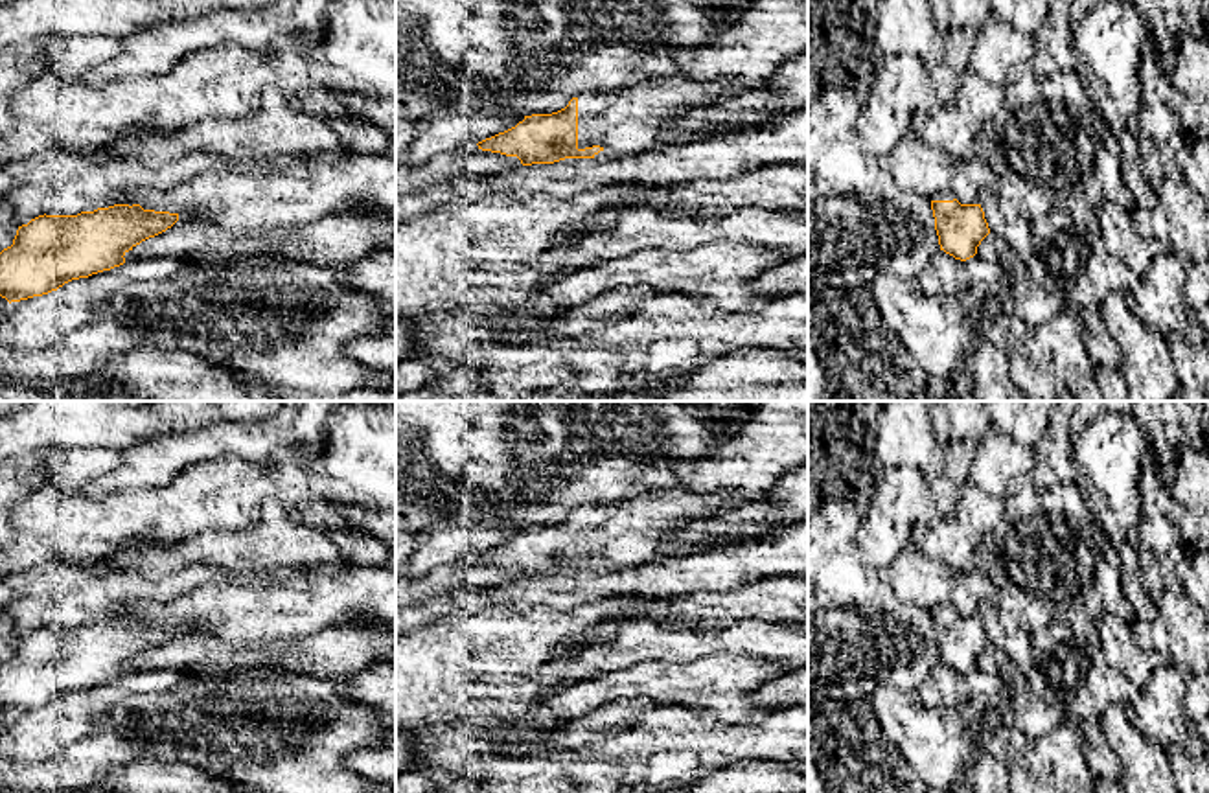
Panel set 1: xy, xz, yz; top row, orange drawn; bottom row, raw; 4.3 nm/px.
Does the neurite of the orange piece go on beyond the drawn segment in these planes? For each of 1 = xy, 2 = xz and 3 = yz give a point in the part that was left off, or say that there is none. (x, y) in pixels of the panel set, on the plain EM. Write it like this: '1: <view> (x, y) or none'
1: none
2: xz (626, 534)
3: yz (944, 608)

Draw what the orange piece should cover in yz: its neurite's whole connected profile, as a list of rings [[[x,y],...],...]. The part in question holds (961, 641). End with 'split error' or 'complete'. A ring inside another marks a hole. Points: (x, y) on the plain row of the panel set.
[[[942,603],[931,609],[931,622],[940,662],[961,673],[973,670],[990,646],[981,616],[961,616],[953,605]]]; split error

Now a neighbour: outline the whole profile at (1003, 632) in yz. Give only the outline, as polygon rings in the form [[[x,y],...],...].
[[[981,602],[977,616],[992,646],[1005,651],[1016,666],[1027,675],[1032,668],[1032,637],[1018,620],[992,602]]]

